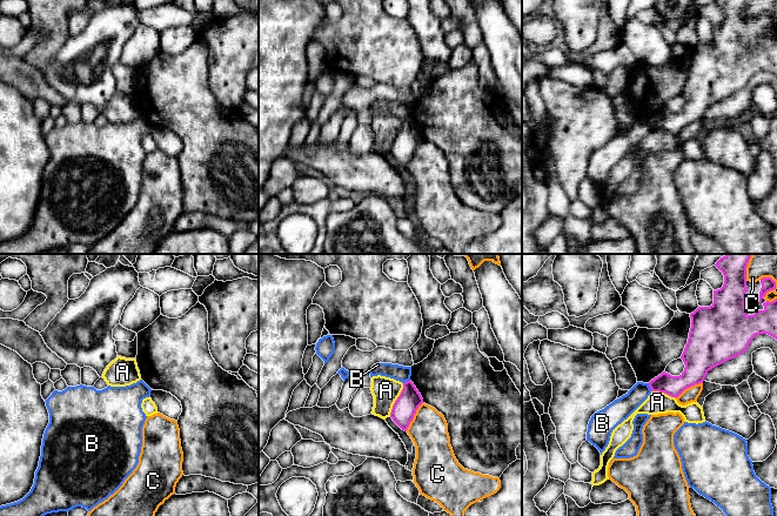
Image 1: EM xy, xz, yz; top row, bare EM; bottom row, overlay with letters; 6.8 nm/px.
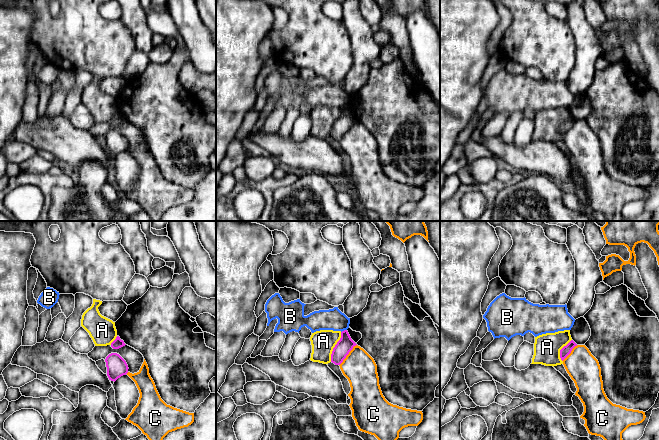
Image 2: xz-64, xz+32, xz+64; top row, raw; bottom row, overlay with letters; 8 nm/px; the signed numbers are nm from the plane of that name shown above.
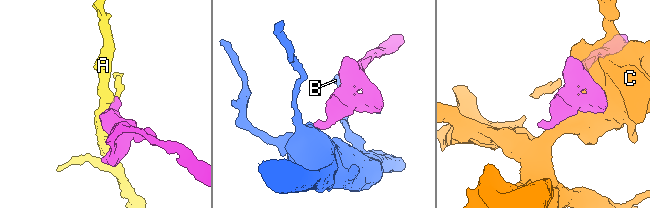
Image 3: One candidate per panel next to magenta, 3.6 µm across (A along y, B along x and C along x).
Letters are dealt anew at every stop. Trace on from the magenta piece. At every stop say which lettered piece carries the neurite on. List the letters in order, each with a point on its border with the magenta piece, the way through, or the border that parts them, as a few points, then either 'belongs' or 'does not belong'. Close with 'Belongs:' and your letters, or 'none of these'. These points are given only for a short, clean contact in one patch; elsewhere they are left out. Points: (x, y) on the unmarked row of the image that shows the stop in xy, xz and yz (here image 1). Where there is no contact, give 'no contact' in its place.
A: meets magenta in xz at (396, 136); border along xz (403, 120), (403, 125), (389, 152); does not belong
B: meets magenta in yz at (649, 122); border along yz (648, 120), (651, 127); does not belong
C: meets magenta in xz at (413, 153); does not belong
Belongs: none of these

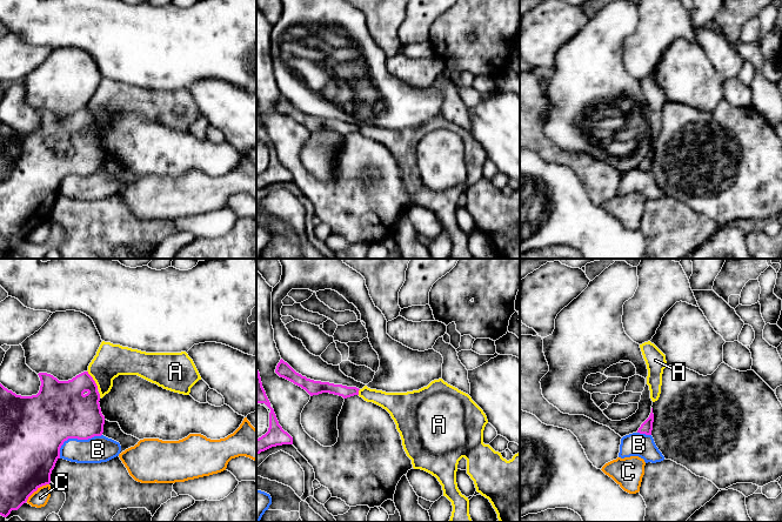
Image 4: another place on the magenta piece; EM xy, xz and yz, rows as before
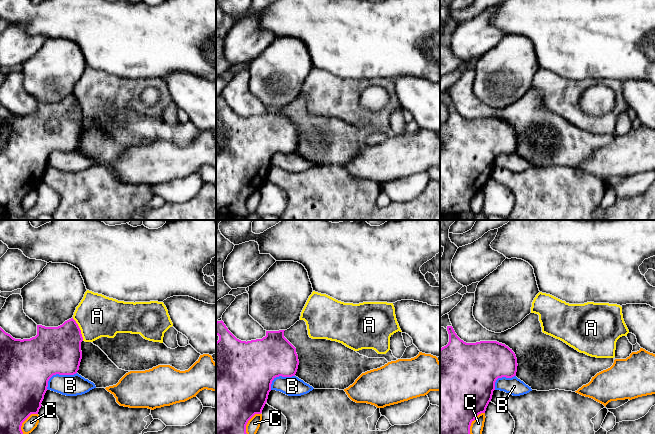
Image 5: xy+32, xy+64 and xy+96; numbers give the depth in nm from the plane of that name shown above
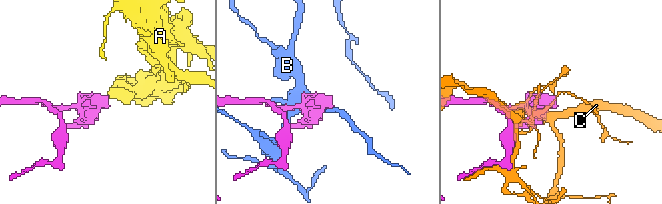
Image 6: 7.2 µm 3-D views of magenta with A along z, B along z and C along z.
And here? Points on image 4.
A: meets magenta in xy at (93, 116); border along xy (87, 107), (98, 125); does not belong
B: meets magenta in xy at (74, 174); does not belong
C: meets magenta in xy at (37, 226); does not belong
Belongs: none of these

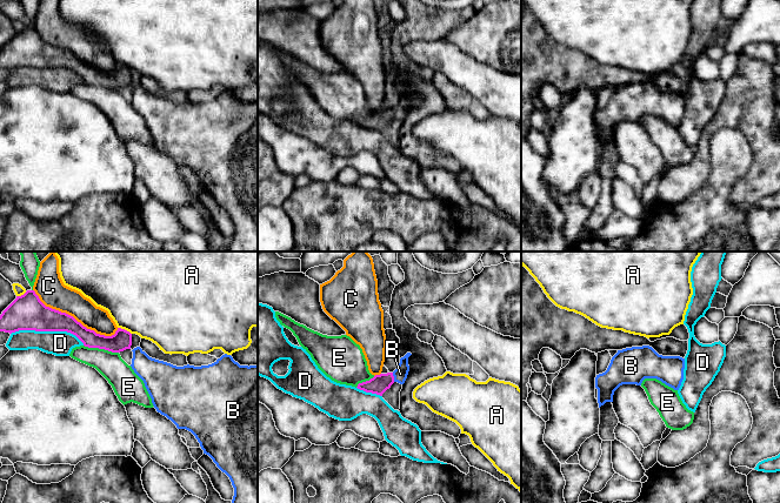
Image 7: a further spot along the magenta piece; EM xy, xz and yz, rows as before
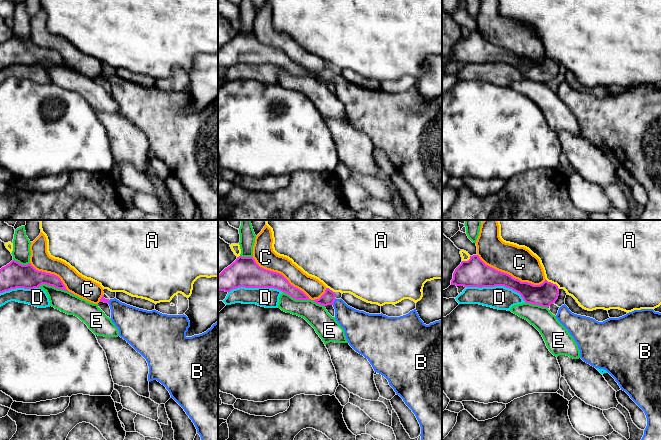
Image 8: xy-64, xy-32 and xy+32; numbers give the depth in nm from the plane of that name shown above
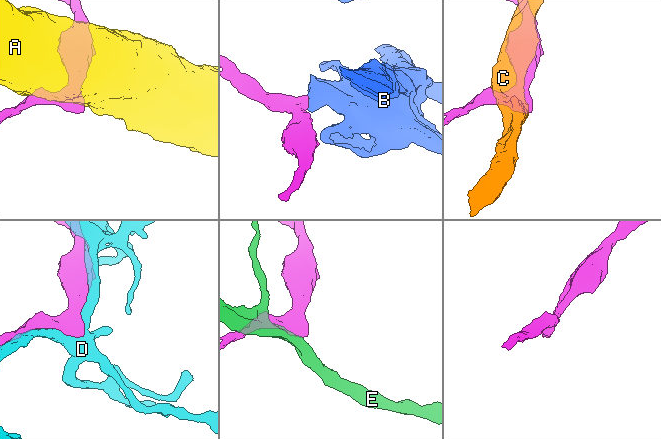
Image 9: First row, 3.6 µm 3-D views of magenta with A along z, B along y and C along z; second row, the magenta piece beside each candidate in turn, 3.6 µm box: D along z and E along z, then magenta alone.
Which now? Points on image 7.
A: meets magenta in xy at (125, 67); does not belong
B: meets magenta in xz at (393, 114); runs through xz (379, 120), (393, 114), (400, 111); belongs
C: meets magenta in xy at (73, 54); does not belong
D: meets magenta in xy at (47, 67); does not belong
E: meets magenta in xy at (101, 85); does not belong
Belongs: B

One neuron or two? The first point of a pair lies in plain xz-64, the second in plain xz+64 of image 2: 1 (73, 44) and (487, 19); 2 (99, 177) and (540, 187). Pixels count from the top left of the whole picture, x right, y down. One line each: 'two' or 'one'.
1: two
2: one

